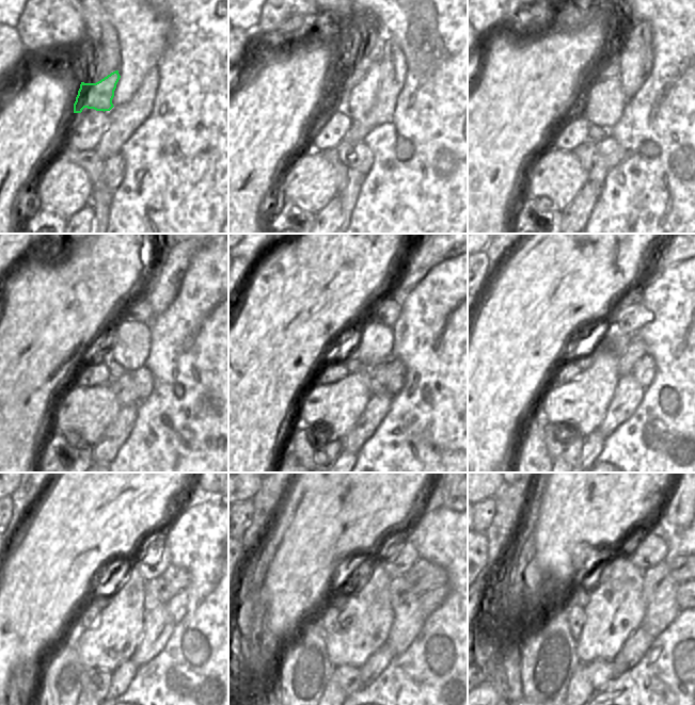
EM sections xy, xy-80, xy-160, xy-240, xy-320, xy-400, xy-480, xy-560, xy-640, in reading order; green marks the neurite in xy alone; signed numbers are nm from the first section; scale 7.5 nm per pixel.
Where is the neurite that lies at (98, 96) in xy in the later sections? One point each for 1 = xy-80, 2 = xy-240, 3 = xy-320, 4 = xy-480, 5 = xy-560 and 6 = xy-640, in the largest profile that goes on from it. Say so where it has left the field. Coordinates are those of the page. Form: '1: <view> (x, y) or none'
1: xy-80 (345, 83)
2: xy-240 (139, 310)
3: xy-320 (387, 310)
4: xy-480 (152, 558)
5: xy-560 (398, 561)
6: xy-640 (651, 548)

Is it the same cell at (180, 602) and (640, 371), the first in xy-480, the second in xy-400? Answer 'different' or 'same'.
same

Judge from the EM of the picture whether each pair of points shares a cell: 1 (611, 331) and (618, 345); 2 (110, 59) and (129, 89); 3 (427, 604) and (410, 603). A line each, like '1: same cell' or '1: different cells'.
1: same cell
2: different cells
3: different cells

